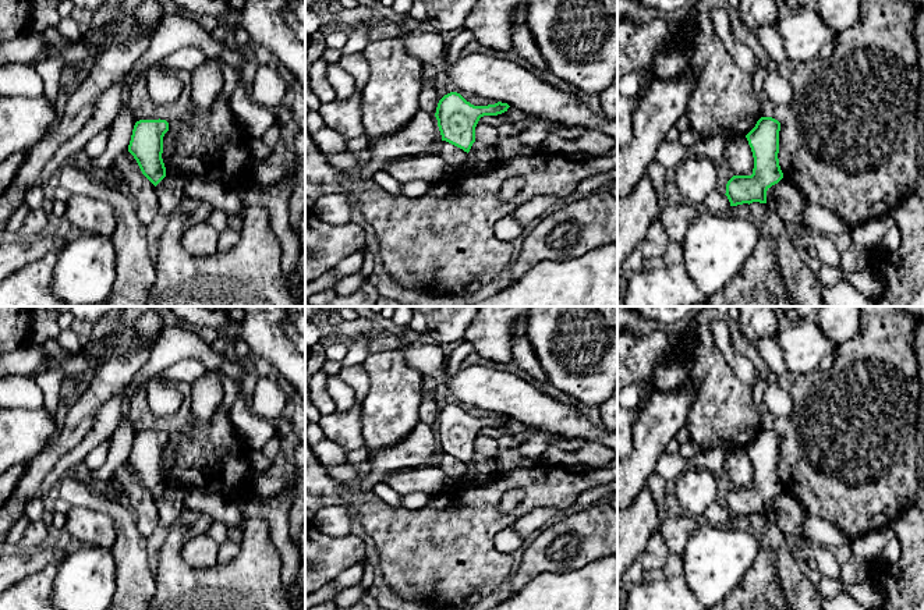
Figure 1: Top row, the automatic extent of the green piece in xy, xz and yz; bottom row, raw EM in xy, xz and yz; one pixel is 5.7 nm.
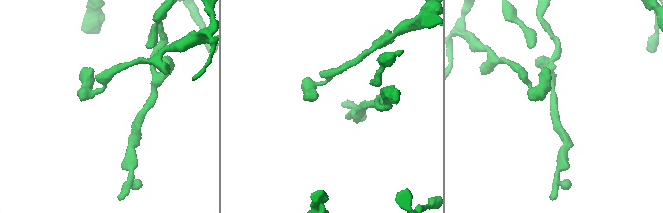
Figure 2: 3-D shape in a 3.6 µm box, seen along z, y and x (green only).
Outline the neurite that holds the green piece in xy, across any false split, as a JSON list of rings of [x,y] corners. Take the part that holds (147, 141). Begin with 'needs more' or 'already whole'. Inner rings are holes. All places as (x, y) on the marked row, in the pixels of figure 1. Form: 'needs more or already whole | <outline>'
already whole | [[[139,120],[135,123],[128,152],[137,160],[142,174],[156,187],[166,177],[162,159],[163,136],[169,131],[166,120]]]

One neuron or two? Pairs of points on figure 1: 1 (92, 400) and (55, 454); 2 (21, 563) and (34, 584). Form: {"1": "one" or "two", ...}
{"1": "one", "2": "two"}

